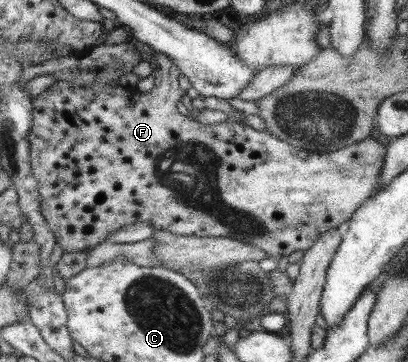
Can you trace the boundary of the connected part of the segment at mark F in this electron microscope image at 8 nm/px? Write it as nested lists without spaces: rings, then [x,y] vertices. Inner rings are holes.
[[[154,51],[153,54],[150,54],[151,58],[148,61],[151,74],[154,77],[153,87],[149,92],[141,93],[137,92],[135,88],[130,90],[130,102],[128,102],[128,90],[126,88],[122,88],[122,86],[118,86],[118,84],[114,84],[114,81],[110,81],[108,83],[100,83],[98,81],[92,81],[92,83],[86,83],[86,85],[72,85],[70,81],[54,81],[47,89],[43,92],[40,92],[34,99],[31,100],[31,132],[28,133],[28,142],[30,143],[30,152],[31,152],[31,174],[34,176],[34,179],[39,184],[39,195],[40,195],[40,212],[46,222],[46,224],[51,229],[51,233],[54,235],[55,240],[60,246],[61,250],[64,253],[70,252],[79,252],[84,251],[94,245],[101,243],[106,240],[108,234],[113,233],[114,231],[122,228],[126,225],[134,224],[134,222],[144,222],[144,224],[150,224],[154,231],[168,231],[172,234],[180,235],[180,236],[196,236],[198,238],[204,237],[218,237],[224,236],[224,238],[236,238],[240,240],[240,242],[244,242],[244,244],[250,244],[250,246],[254,246],[254,248],[258,248],[258,250],[262,250],[264,254],[266,254],[266,258],[273,258],[274,260],[279,261],[280,258],[284,258],[284,256],[289,256],[292,252],[296,252],[296,250],[308,250],[316,240],[318,240],[319,235],[326,232],[326,230],[330,230],[330,228],[339,228],[344,221],[350,220],[352,214],[355,213],[355,210],[359,208],[360,205],[363,204],[365,200],[367,200],[372,193],[372,189],[378,185],[378,179],[380,179],[379,174],[381,173],[381,168],[384,165],[384,157],[385,157],[385,147],[380,145],[374,136],[369,136],[364,140],[360,140],[360,142],[356,142],[348,147],[341,148],[340,150],[335,150],[333,152],[310,152],[305,150],[300,150],[292,146],[290,143],[284,142],[283,139],[276,138],[275,135],[271,135],[267,131],[258,131],[248,125],[240,125],[240,123],[236,123],[236,121],[224,121],[223,123],[214,123],[208,126],[198,122],[189,120],[187,117],[178,114],[176,112],[176,102],[178,102],[178,98],[182,95],[182,90],[178,86],[178,74],[180,74],[179,68],[174,66],[174,62],[170,58],[166,58],[164,54],[160,54],[160,52]]]

